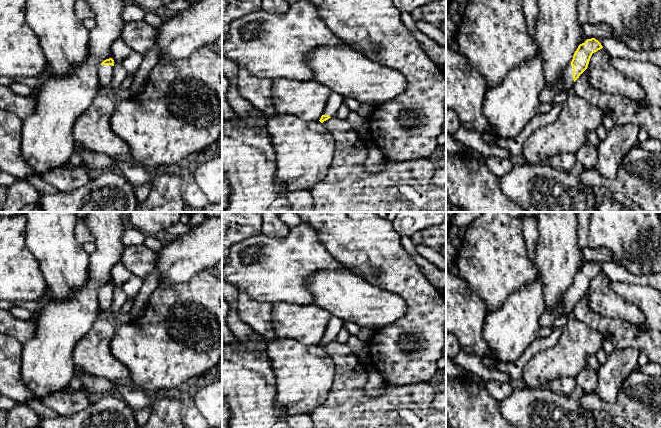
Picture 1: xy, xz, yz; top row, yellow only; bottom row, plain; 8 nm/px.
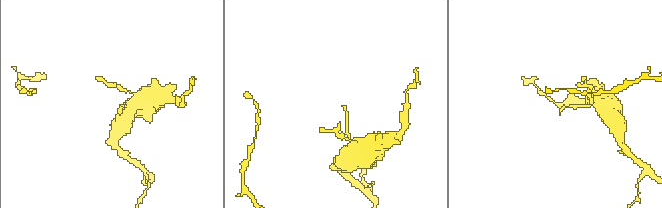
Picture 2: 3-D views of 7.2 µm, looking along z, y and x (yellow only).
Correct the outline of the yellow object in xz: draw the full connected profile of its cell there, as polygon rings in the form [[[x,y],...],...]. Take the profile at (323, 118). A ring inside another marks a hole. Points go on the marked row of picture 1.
[[[331,92],[331,94],[328,97],[328,101],[326,103],[326,107],[319,121],[323,123],[329,118],[336,116],[338,109],[343,103],[343,99],[344,97],[342,95],[335,92]]]

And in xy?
[[[109,58],[104,60],[98,68],[98,79],[102,91],[106,91],[112,83],[113,66],[114,60],[112,58]]]

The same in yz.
[[[595,38],[587,39],[580,44],[571,63],[562,71],[556,85],[568,92],[572,91],[574,82],[587,69],[592,54],[602,48],[601,43]]]

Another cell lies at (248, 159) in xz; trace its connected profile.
[[[239,115],[235,122],[222,117],[222,177],[227,179],[230,188],[228,206],[224,212],[312,212],[311,191],[289,190],[277,177],[275,152],[267,127],[256,129]]]

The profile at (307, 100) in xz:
[[[274,79],[272,103],[275,115],[290,114],[306,121],[319,121],[331,92],[315,80]]]

